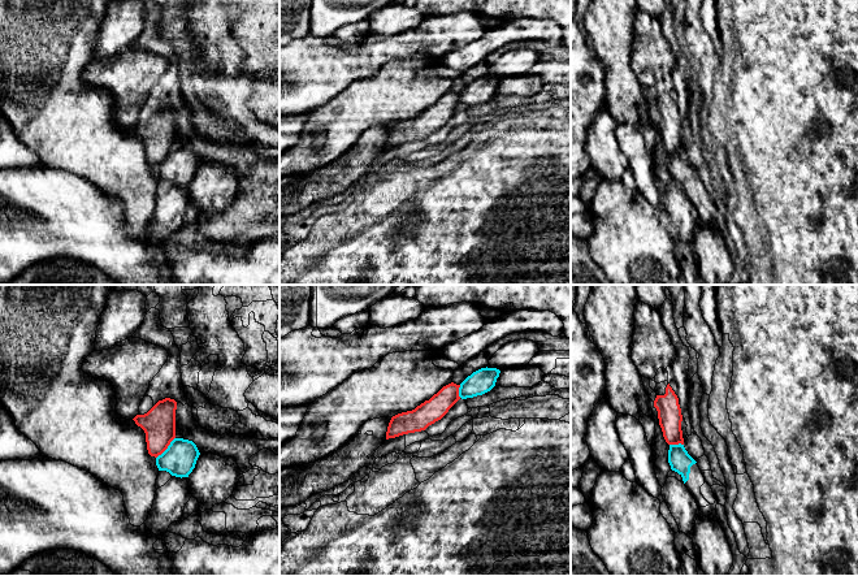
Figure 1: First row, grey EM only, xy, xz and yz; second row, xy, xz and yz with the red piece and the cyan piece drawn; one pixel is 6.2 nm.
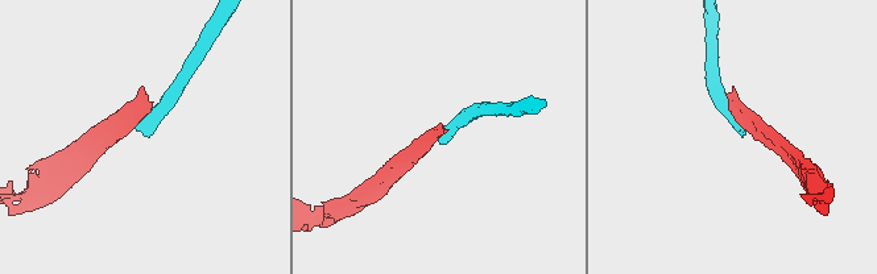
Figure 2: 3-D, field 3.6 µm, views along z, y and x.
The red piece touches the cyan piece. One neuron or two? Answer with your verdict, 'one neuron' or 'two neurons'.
two neurons

